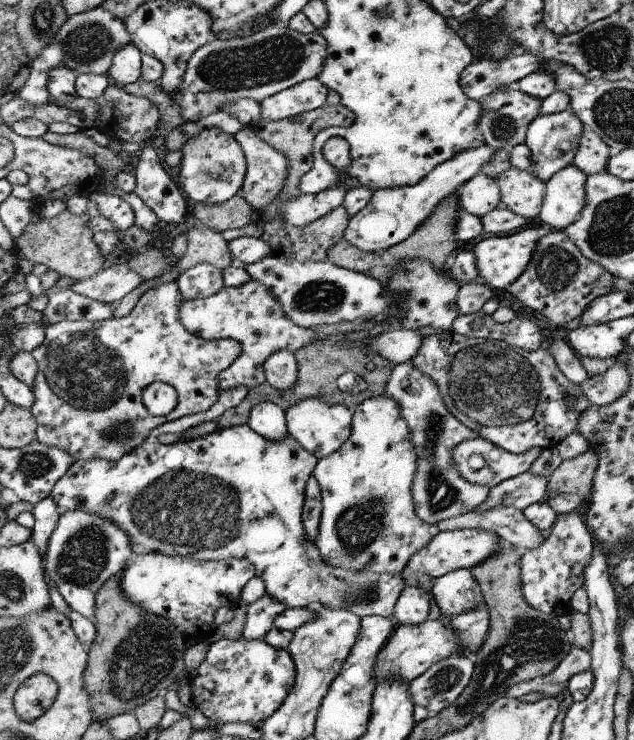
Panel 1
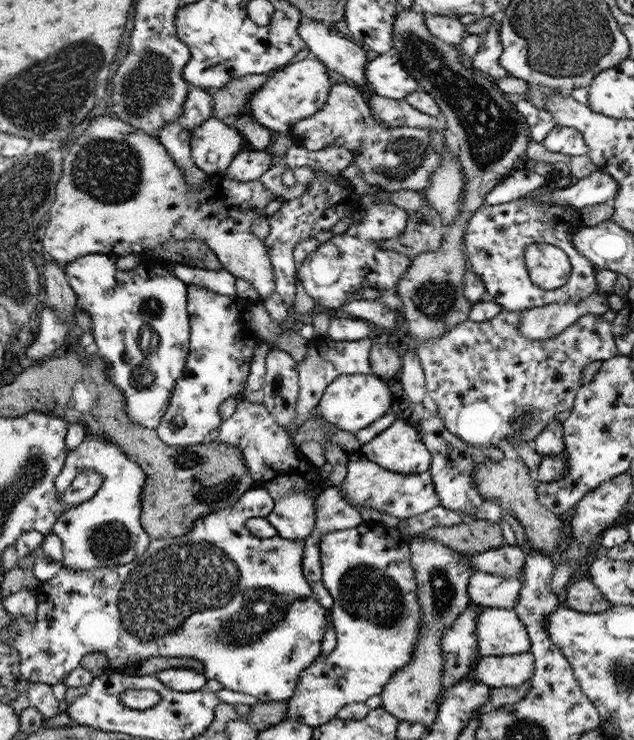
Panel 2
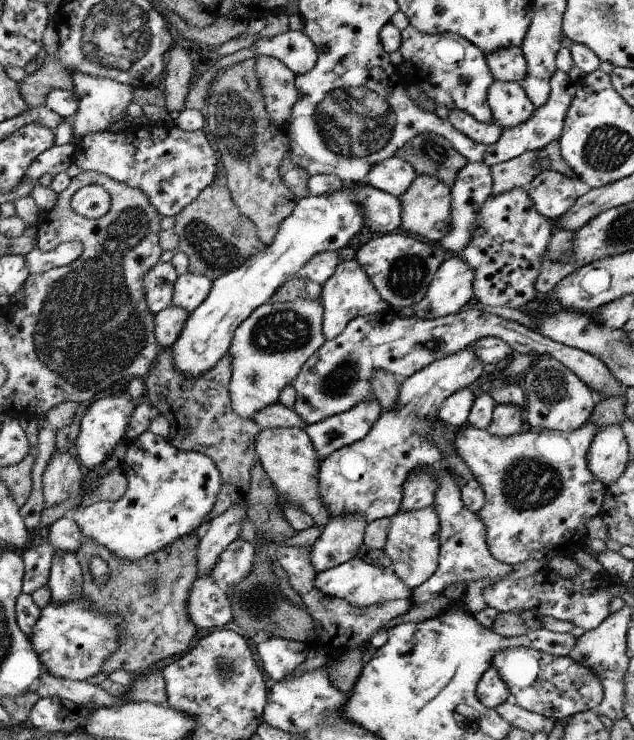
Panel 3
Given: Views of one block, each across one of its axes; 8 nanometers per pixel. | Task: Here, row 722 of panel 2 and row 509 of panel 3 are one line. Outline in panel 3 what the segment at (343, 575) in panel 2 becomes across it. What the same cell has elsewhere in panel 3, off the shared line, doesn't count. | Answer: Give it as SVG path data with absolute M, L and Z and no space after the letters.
M280 427L261 430L256 437L256 452L260 464L277 487L277 492L287 503L298 505L313 518L314 526L323 528L328 524L329 512L321 502L319 493L319 460L306 431L296 427Z

